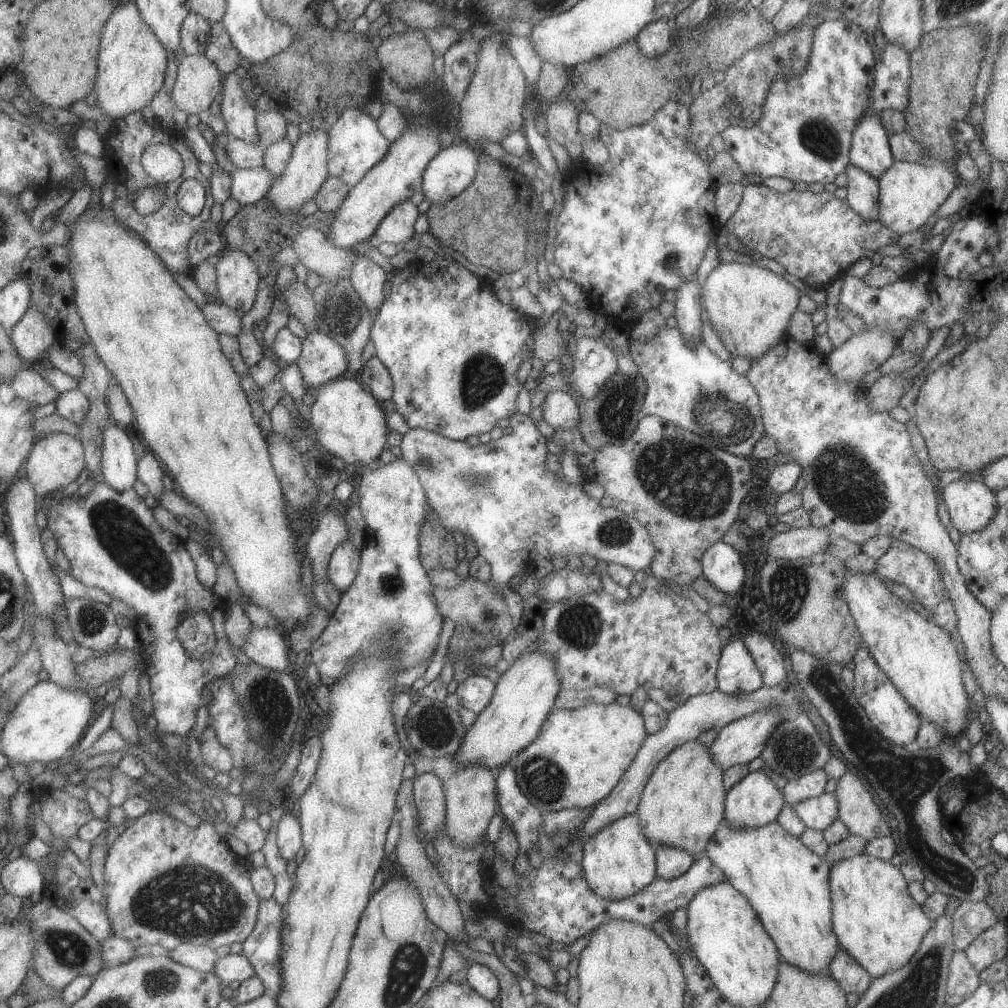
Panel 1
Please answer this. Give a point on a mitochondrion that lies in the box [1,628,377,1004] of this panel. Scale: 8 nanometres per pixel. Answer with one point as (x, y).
(190, 902)

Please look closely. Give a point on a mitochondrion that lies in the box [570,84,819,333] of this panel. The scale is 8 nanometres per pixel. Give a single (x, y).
(671, 259)

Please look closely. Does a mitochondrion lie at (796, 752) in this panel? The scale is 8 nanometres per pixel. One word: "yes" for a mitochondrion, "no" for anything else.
yes

